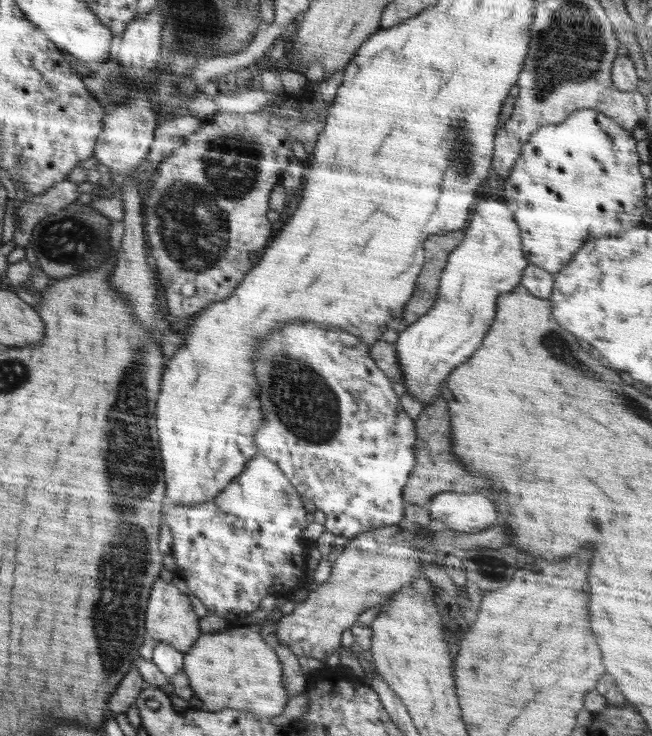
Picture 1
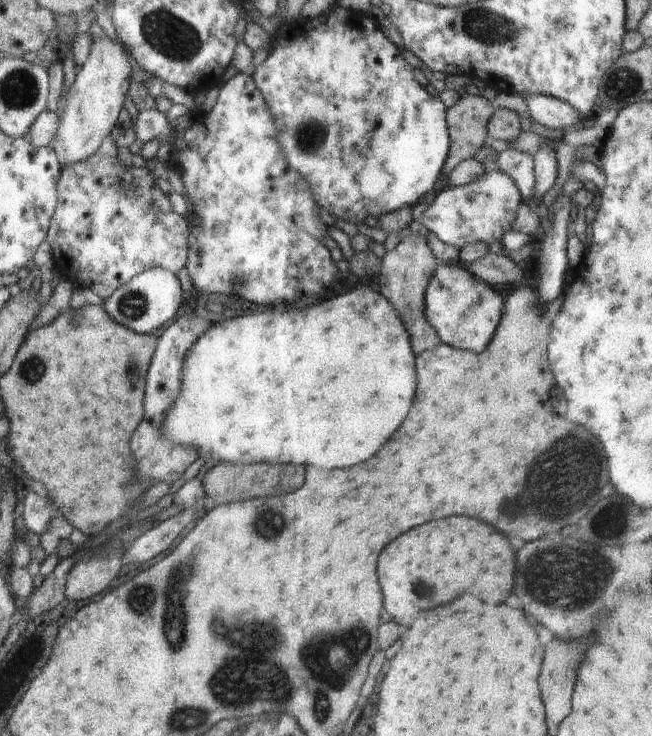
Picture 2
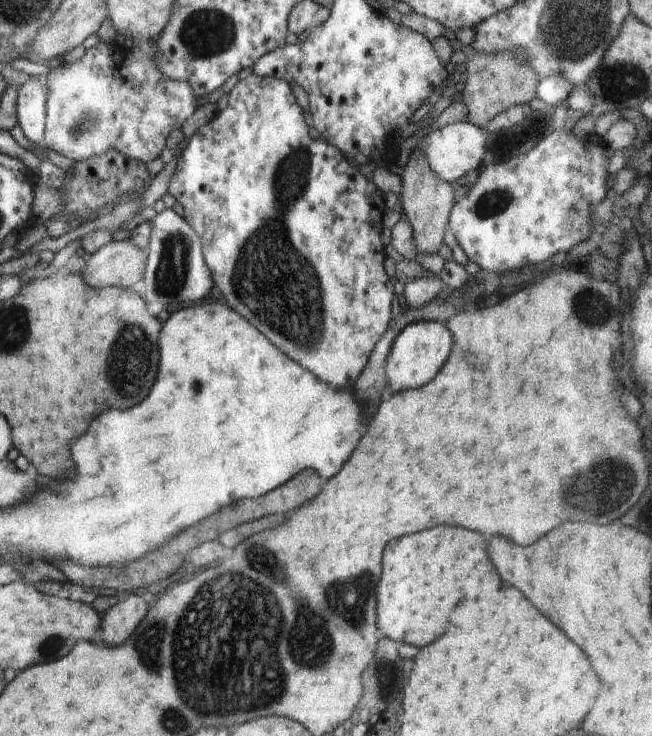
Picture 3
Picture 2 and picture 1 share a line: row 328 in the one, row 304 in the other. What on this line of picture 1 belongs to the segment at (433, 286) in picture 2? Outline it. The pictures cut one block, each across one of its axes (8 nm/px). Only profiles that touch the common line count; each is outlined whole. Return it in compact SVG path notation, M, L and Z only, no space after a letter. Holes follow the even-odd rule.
M493 193L480 196L474 209L464 229L466 238L448 255L434 306L416 322L407 325L395 342L406 393L417 398L424 407L441 396L442 382L457 366L470 359L476 348L482 344L482 338L486 336L496 314L497 298L512 292L520 284L524 269L529 265L522 249L518 223L506 206L505 199L502 200L500 195Z

